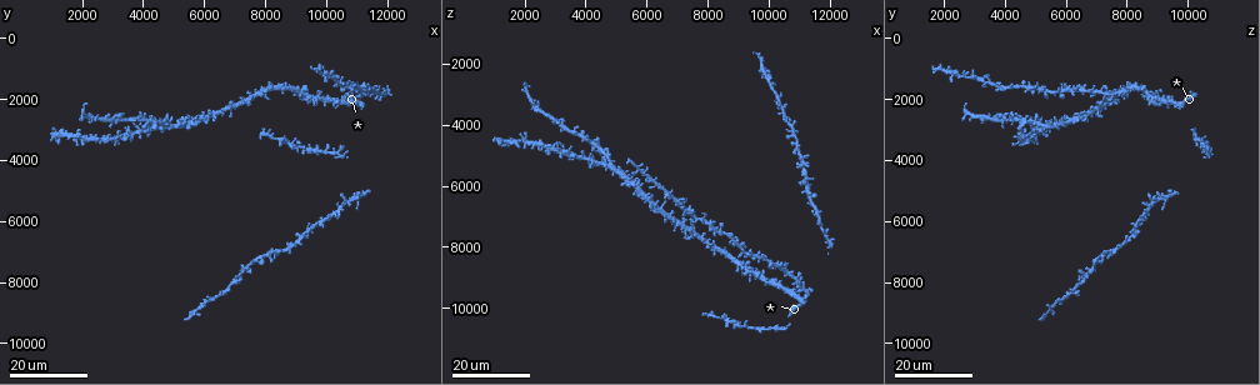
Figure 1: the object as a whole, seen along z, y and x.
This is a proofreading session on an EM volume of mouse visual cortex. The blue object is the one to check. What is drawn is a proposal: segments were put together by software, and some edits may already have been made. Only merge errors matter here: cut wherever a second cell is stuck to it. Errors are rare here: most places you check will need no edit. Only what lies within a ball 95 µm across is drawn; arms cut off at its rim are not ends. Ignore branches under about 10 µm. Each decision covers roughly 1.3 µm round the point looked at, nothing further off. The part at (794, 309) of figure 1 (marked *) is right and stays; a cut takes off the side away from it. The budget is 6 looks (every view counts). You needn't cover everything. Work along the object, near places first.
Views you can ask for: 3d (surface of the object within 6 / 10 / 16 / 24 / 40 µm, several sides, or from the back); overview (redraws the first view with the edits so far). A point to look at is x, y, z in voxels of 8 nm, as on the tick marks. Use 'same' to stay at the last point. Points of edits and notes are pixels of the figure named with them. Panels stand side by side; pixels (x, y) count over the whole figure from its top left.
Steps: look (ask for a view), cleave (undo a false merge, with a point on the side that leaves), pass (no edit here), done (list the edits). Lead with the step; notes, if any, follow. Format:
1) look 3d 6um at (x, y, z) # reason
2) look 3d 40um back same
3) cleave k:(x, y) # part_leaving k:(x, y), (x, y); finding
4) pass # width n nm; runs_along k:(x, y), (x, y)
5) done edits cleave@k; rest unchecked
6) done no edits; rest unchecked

look 3d 24um at (7500, 7400, 6900) # calibre changes

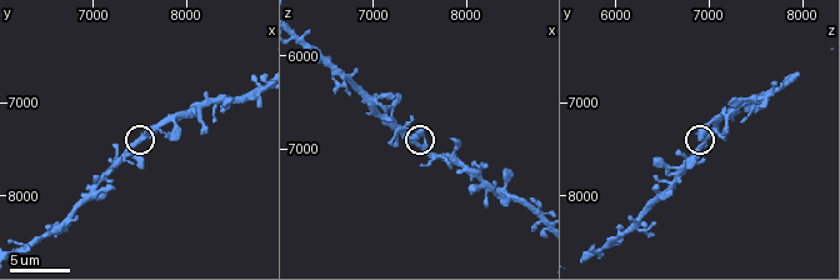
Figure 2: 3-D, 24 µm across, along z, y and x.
look 3d 6um at (7400, 7500, 6850)

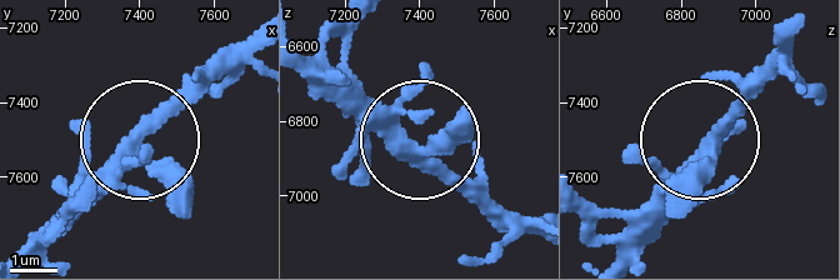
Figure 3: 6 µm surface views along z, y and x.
pass # width 380 nm; one cell here

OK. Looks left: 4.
look 3d 24um at (6200, 8600, 5900) # four-way junction

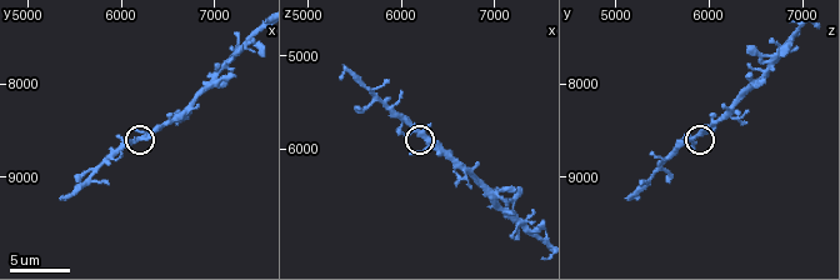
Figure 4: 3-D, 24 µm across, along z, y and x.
look 3d 6um at (6150, 8600, 5800)

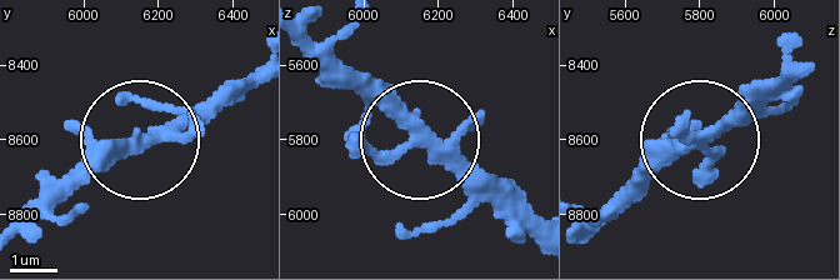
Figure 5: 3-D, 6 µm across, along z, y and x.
pass # width 280 nm; one cell here

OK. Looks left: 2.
look 3d 16um at (4800, 2900, 5300)

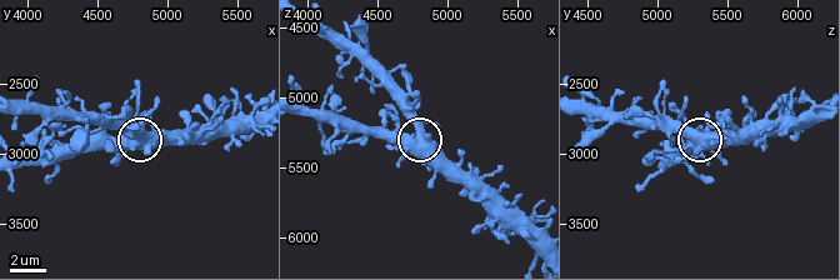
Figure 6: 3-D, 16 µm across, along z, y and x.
look 3d 6um at (4780, 2860, 5260)

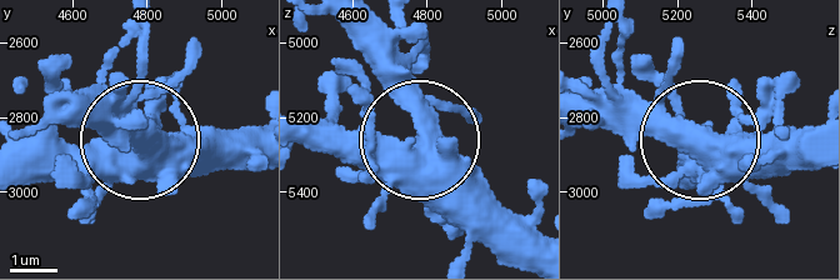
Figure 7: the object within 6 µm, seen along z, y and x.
pass # all the same cell

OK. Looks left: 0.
done no edits; rest unchecked

